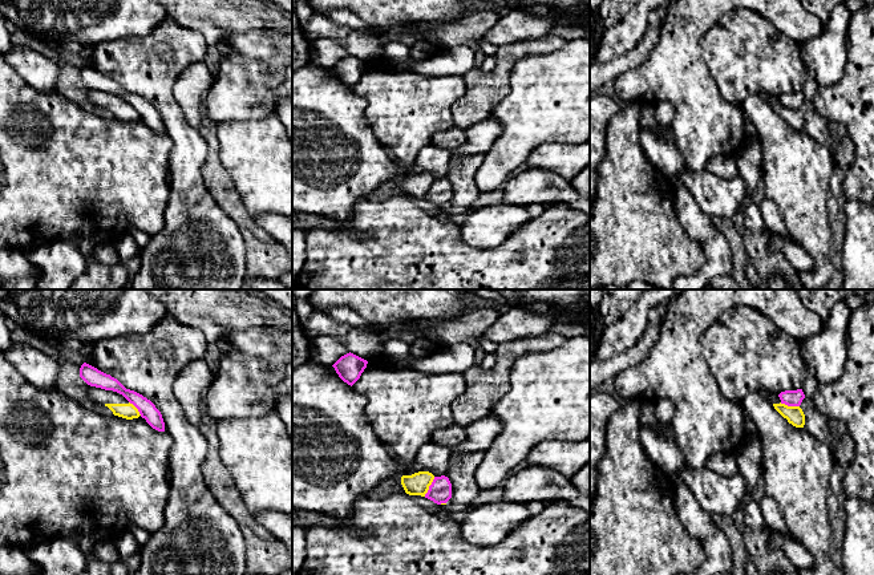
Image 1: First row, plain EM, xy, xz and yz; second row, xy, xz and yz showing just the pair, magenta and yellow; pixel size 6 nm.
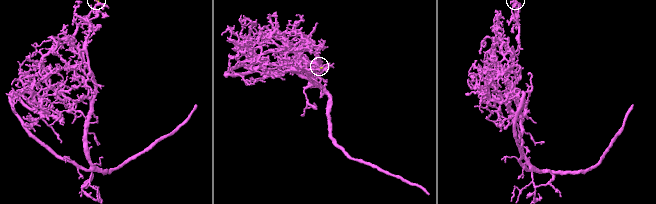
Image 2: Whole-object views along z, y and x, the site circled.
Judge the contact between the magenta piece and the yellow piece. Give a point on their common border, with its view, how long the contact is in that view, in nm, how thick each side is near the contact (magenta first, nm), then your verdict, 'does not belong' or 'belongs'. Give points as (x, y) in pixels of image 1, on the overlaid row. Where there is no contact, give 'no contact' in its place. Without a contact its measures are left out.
contact xz (429, 486); length 140 nm; calibres 140 and 140 nm; does not belong

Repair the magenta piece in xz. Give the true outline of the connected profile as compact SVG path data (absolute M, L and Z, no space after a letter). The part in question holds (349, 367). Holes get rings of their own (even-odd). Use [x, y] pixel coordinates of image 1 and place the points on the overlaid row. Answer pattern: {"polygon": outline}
{"polygon": "M349 352L341 356L332 367L339 377L352 386L360 378L361 373L367 368L367 364L367 360Z"}

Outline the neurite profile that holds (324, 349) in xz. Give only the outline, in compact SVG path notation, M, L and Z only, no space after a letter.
M332 336L313 337L311 359L292 370L292 510L347 518L357 498L368 497L381 482L396 478L402 471L372 430L365 414L368 400L344 382L332 367L347 353L347 347Z

